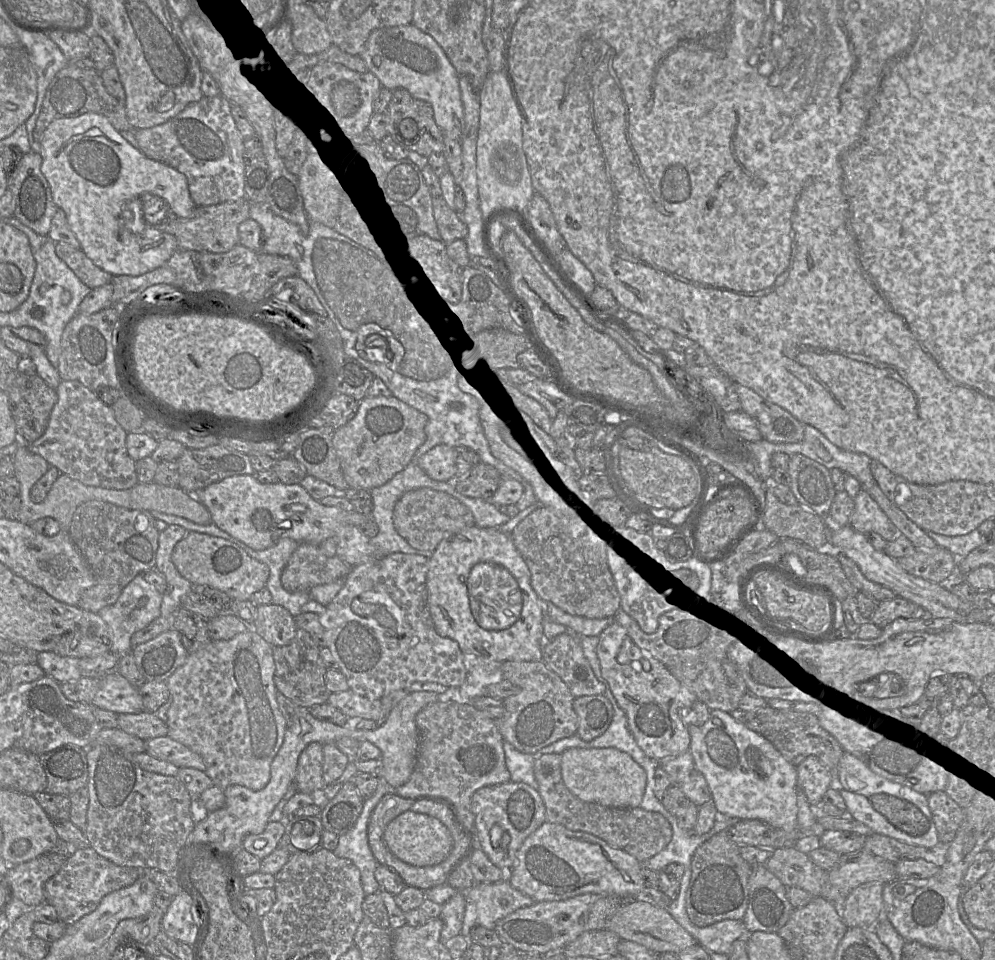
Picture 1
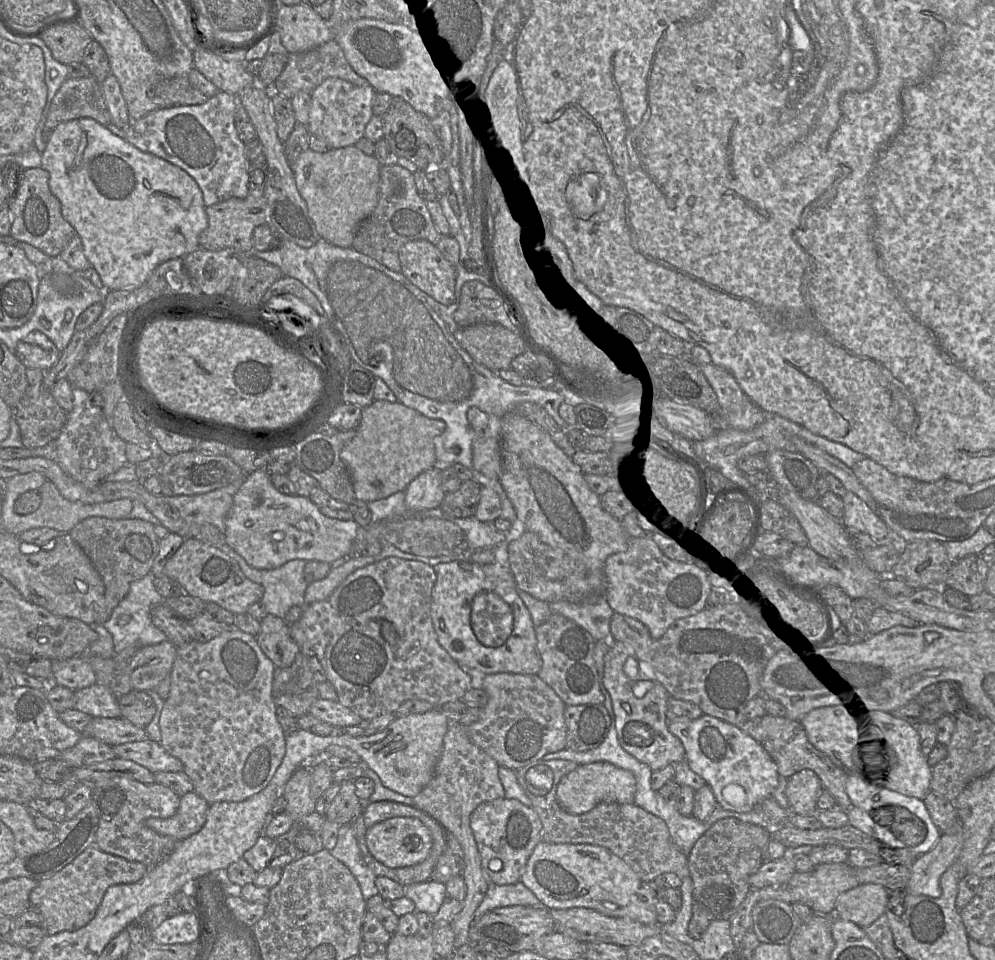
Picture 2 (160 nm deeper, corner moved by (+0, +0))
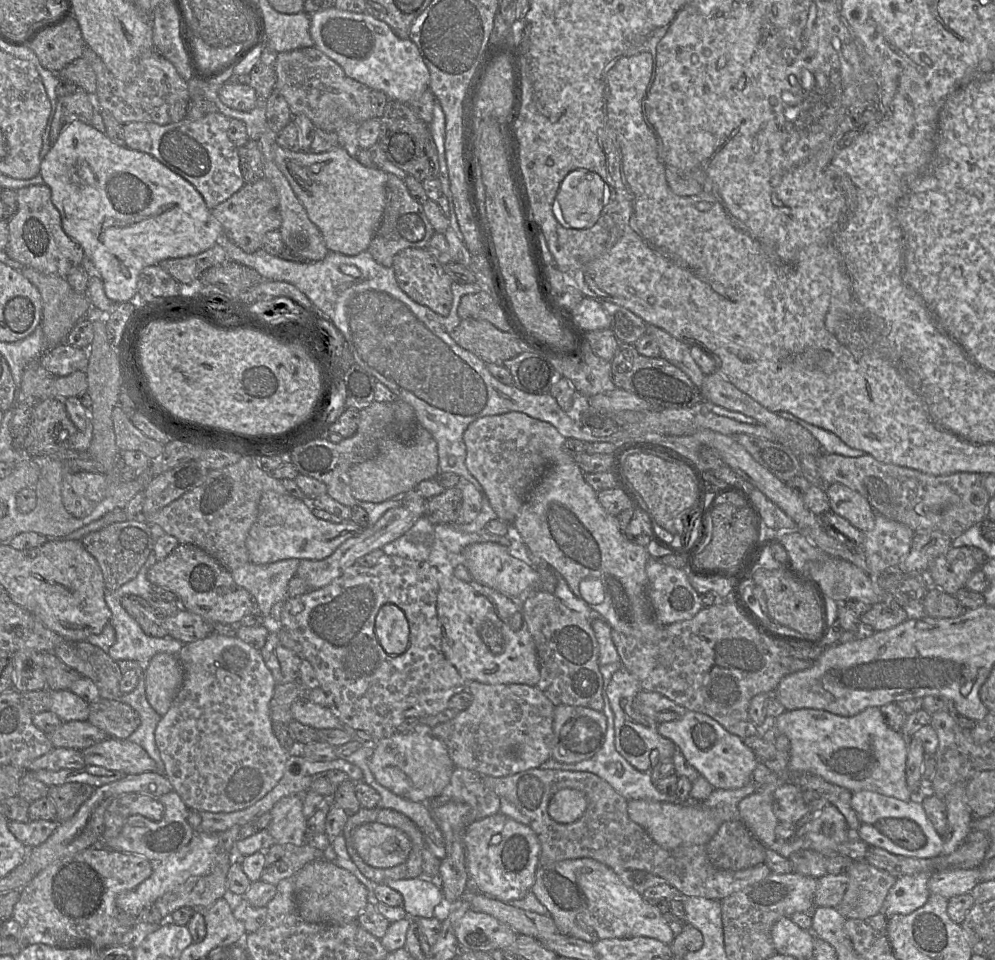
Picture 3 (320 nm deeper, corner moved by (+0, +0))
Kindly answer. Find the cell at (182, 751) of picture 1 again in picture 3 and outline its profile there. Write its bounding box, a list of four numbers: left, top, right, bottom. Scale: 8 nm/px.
[81,738,157,775]

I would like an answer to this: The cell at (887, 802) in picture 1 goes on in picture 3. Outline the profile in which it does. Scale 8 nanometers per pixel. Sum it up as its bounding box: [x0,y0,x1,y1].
[873,818,928,851]

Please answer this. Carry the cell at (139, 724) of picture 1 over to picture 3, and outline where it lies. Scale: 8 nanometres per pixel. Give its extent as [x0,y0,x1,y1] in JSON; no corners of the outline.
[46,721,108,749]

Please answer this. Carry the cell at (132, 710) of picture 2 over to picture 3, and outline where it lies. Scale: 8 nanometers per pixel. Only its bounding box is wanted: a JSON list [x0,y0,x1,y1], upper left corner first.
[87,698,140,739]

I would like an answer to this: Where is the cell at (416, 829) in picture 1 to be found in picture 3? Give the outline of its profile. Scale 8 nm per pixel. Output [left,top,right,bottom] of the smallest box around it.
[352,822,411,868]

